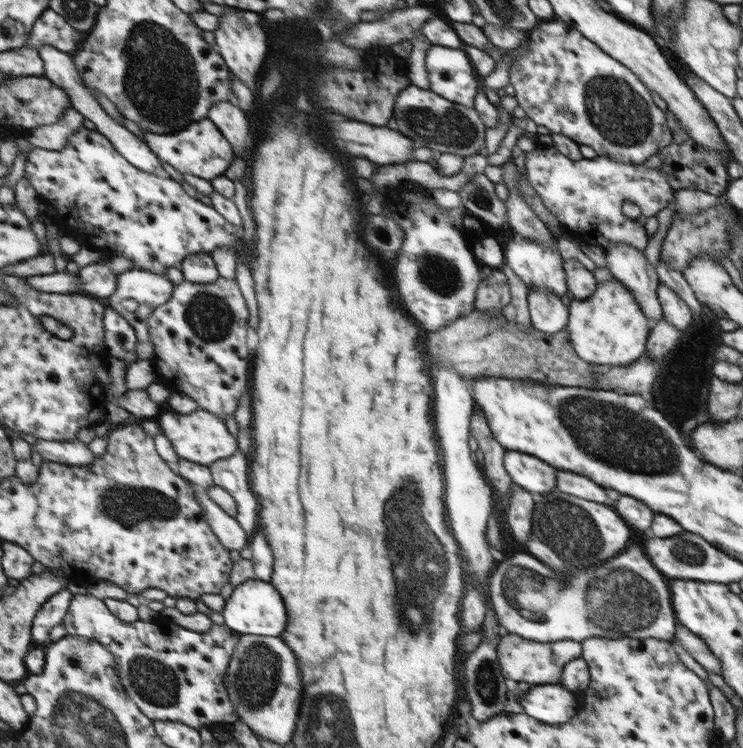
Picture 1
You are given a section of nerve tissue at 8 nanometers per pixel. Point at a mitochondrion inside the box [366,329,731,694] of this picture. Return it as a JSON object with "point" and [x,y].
{"point":[620,600]}

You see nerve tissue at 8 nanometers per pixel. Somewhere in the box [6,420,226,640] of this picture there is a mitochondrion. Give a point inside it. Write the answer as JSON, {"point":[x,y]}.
{"point":[134,508]}

